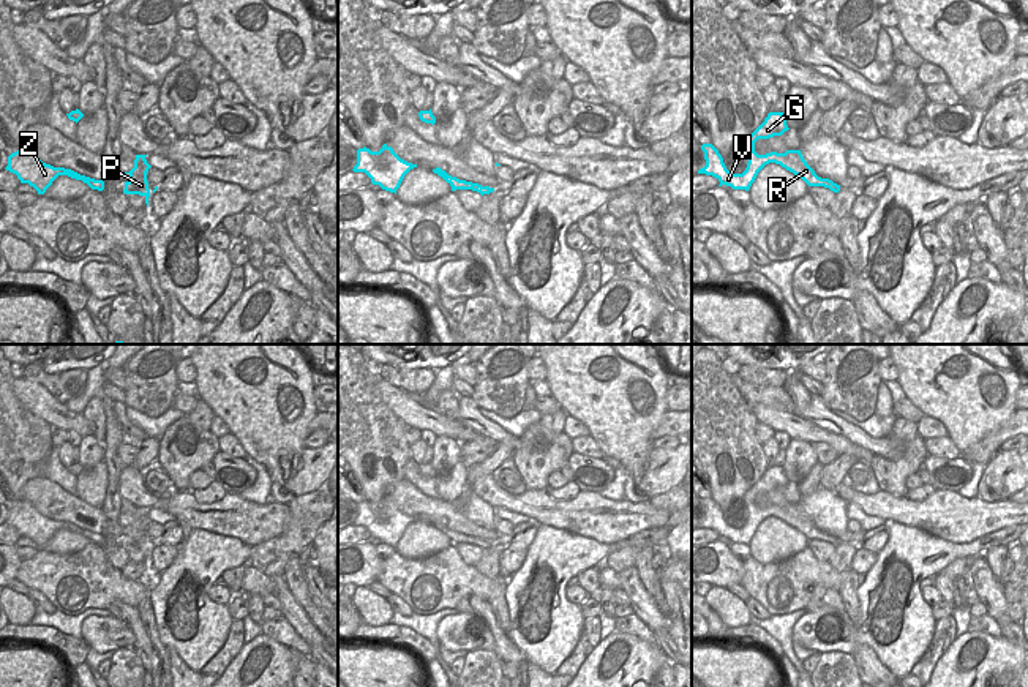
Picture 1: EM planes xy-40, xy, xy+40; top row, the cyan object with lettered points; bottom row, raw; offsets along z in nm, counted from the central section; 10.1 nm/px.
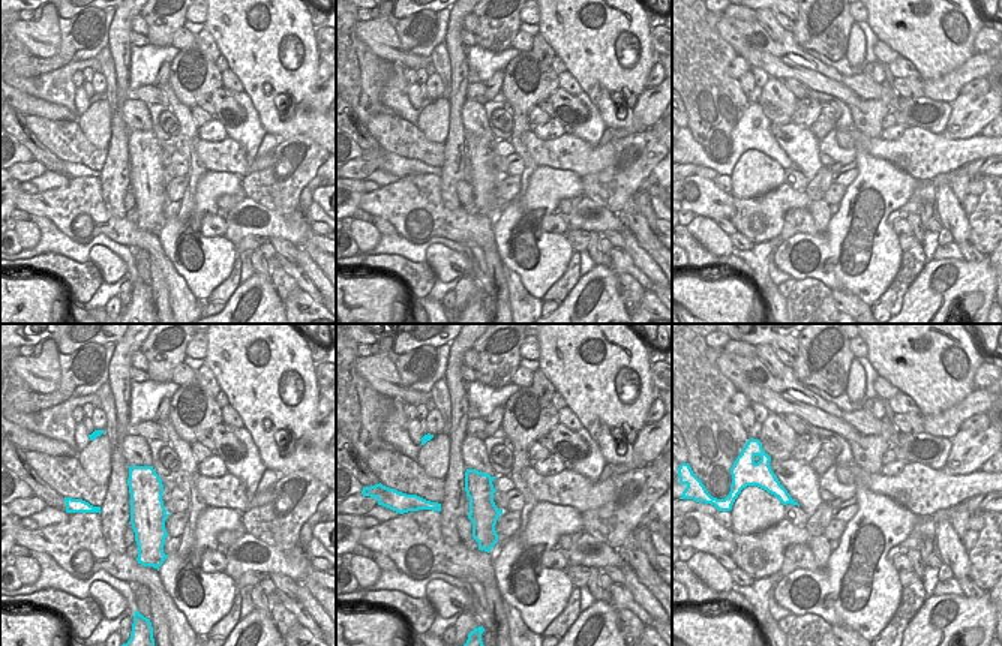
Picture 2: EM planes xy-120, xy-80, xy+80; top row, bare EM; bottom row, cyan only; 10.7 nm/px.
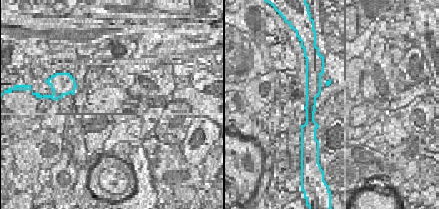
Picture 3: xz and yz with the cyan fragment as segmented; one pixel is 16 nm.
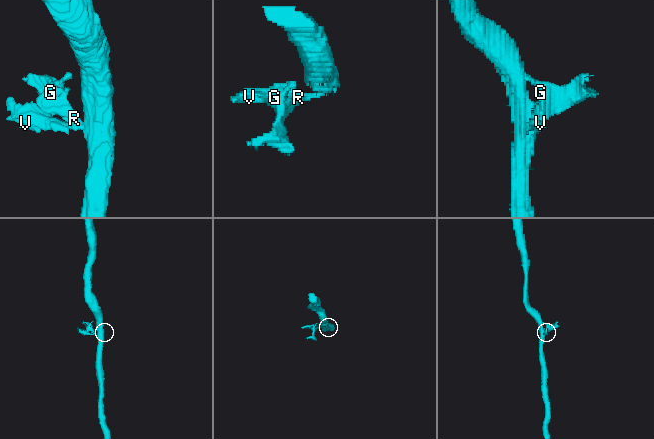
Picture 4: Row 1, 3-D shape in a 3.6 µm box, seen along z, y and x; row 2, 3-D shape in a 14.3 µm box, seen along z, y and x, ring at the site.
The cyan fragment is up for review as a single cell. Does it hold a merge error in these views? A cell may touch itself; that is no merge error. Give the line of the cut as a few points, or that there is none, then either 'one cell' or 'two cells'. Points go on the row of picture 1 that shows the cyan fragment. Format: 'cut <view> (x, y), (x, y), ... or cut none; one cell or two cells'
cut xy+40 (839, 187), (831, 190); two cells

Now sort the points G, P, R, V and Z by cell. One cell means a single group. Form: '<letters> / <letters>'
G R V Z / P

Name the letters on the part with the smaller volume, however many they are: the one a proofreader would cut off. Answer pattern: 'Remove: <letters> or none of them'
Remove: G, R, V, Z

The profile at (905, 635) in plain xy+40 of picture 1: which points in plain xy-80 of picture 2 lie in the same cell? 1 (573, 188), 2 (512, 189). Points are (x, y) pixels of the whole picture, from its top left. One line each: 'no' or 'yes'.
1: yes
2: no

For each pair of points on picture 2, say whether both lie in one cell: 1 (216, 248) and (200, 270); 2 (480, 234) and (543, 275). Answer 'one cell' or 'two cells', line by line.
1: one cell
2: two cells

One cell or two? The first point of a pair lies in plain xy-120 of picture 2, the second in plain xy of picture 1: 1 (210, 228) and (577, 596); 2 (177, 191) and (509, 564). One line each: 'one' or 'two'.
1: one
2: one

